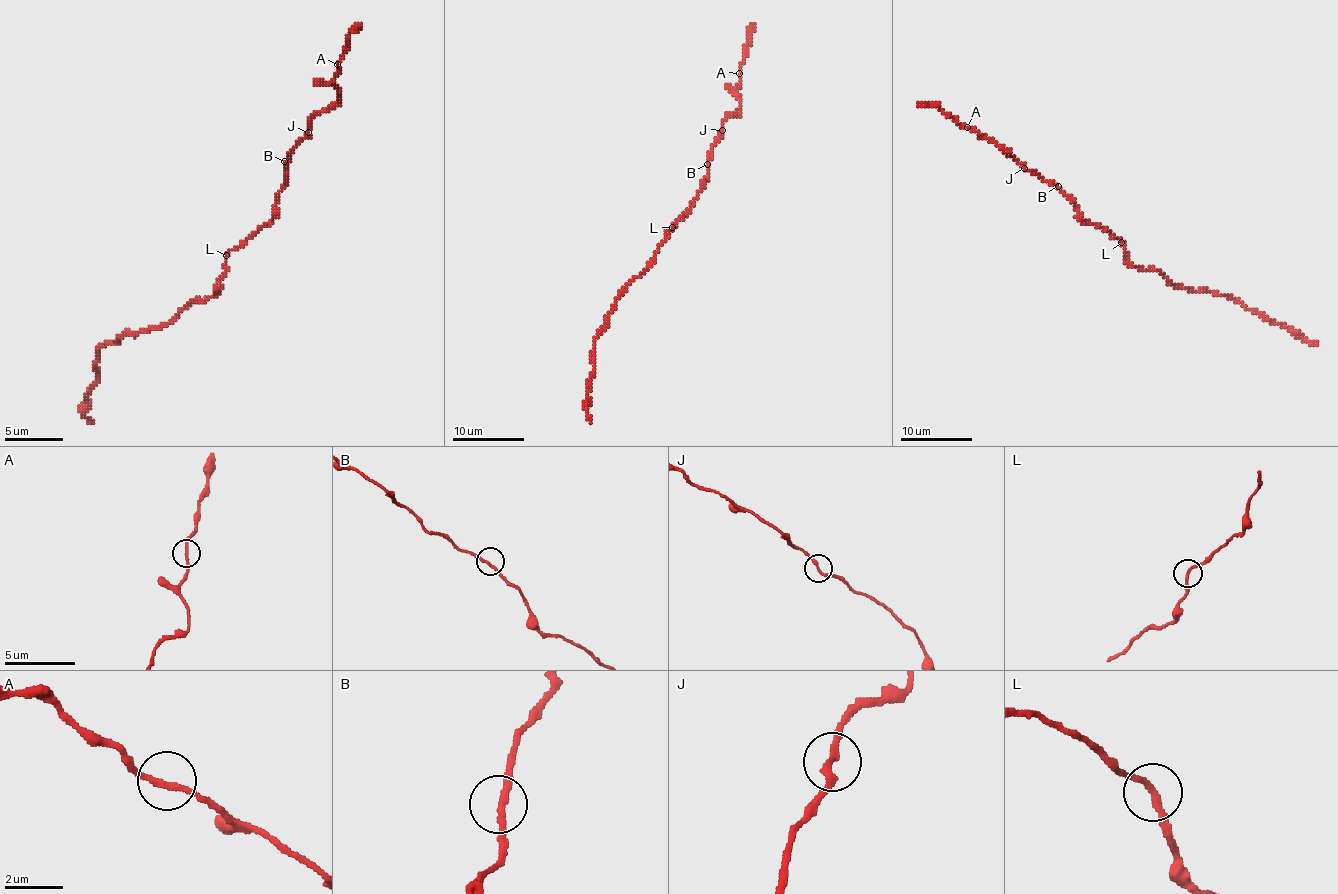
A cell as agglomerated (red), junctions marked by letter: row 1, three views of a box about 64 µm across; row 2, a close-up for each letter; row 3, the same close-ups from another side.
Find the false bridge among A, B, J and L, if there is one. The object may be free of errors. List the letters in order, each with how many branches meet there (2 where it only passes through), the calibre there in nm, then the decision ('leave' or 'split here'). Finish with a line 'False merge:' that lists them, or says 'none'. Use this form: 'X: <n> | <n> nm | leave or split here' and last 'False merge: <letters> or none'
A: 2 | 190 nm | leave
B: 2 | 200 nm | leave
J: 2 | 220 nm | leave
L: 2 | 220 nm | leave
False merge: none

